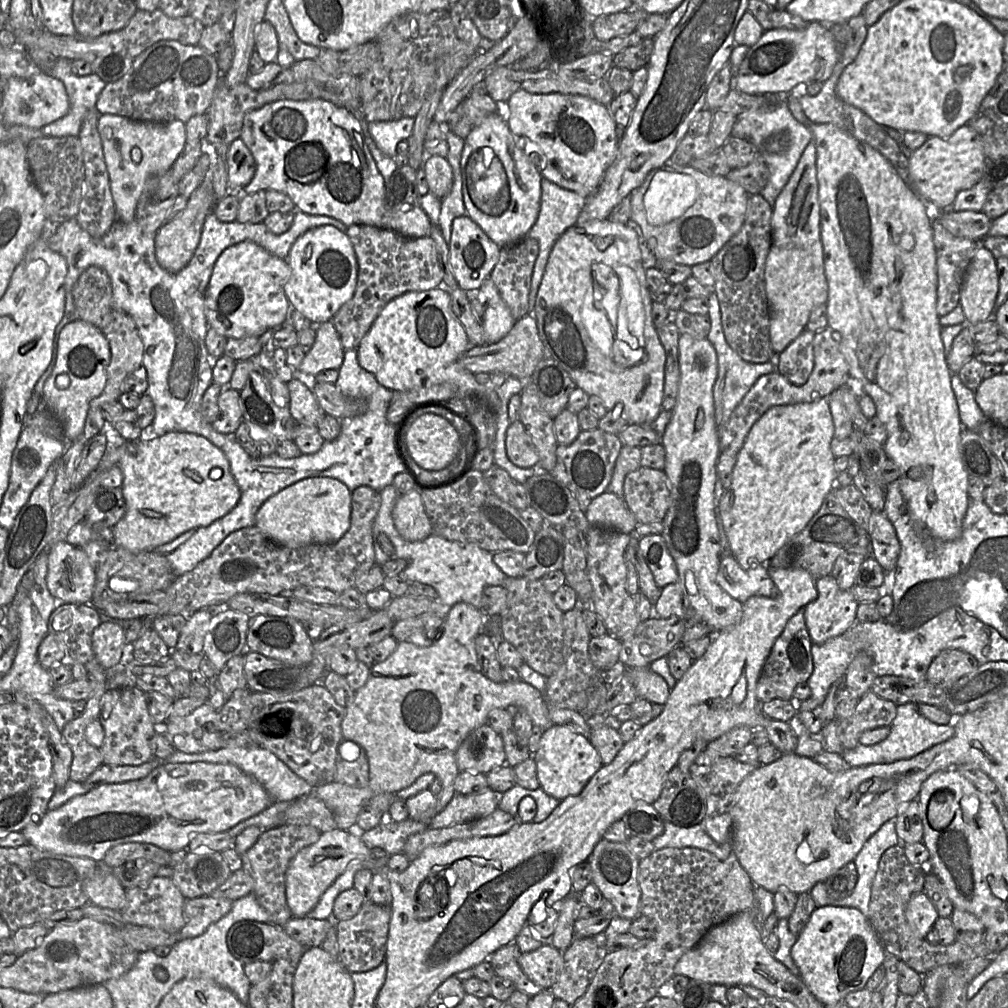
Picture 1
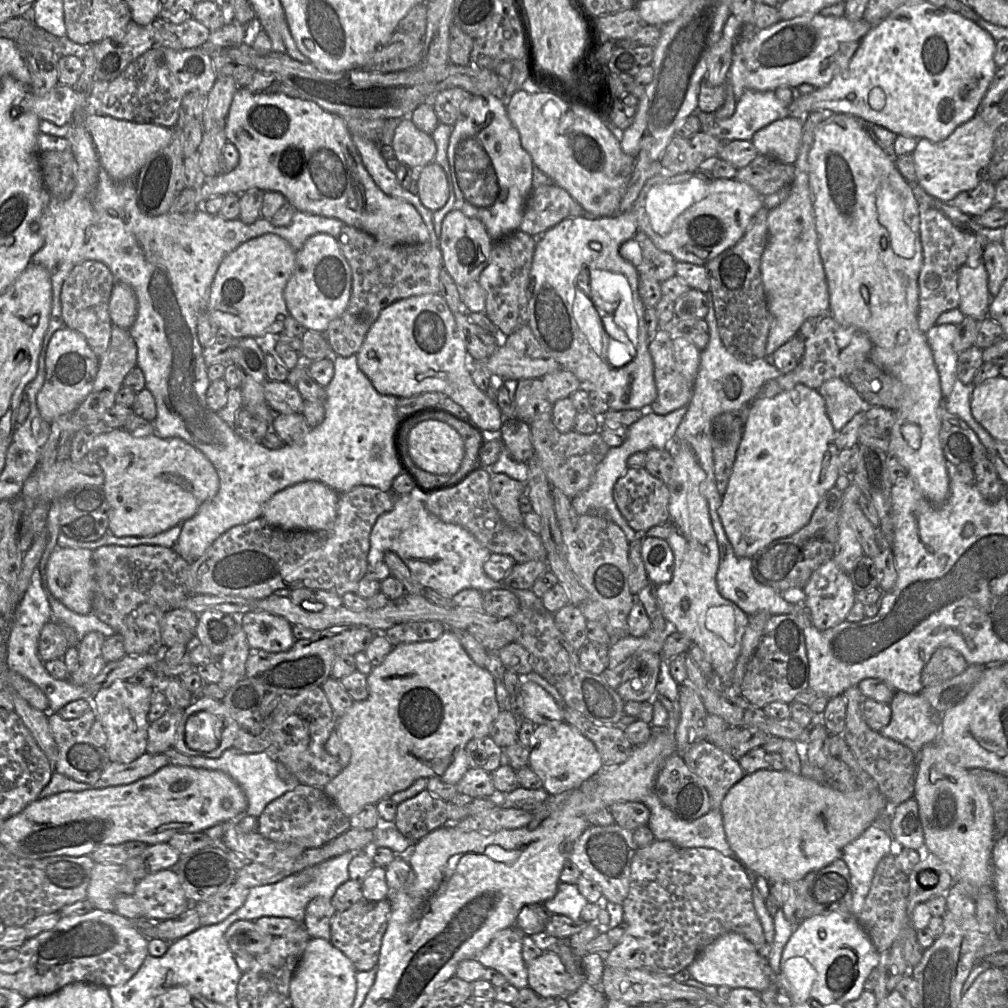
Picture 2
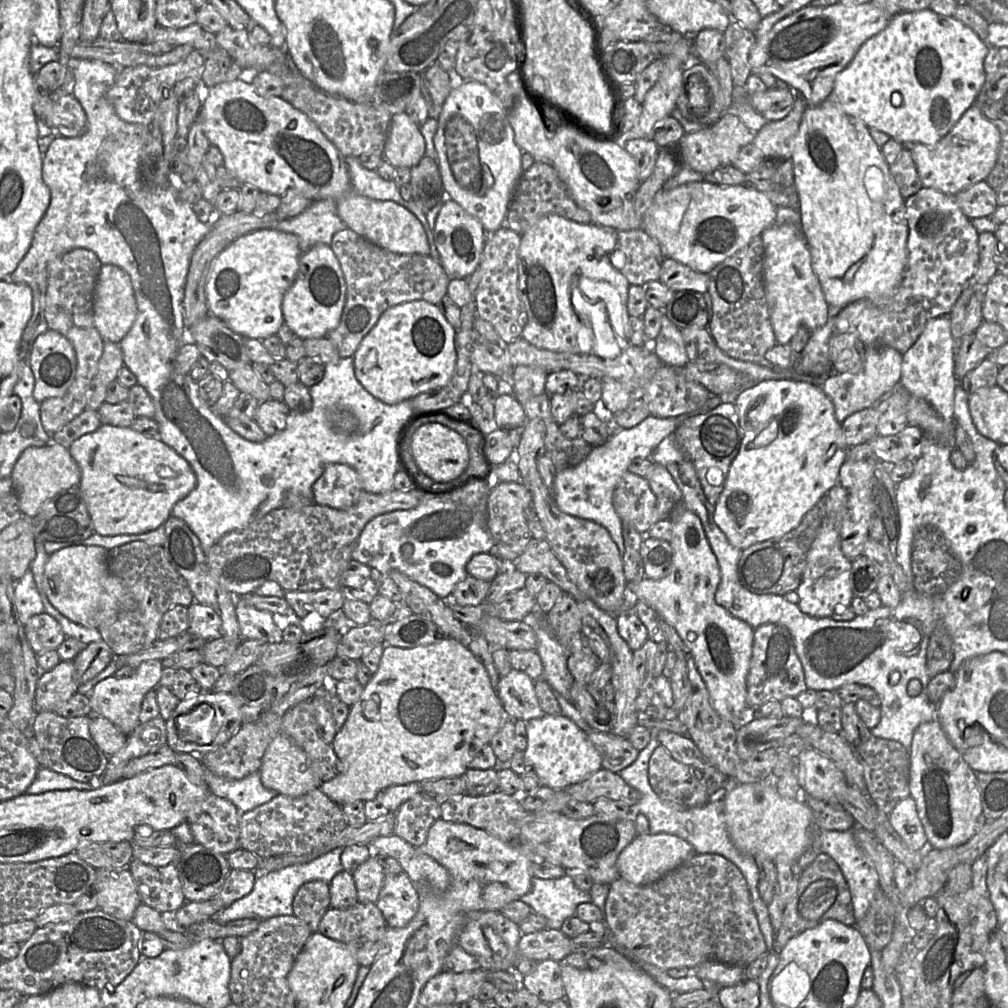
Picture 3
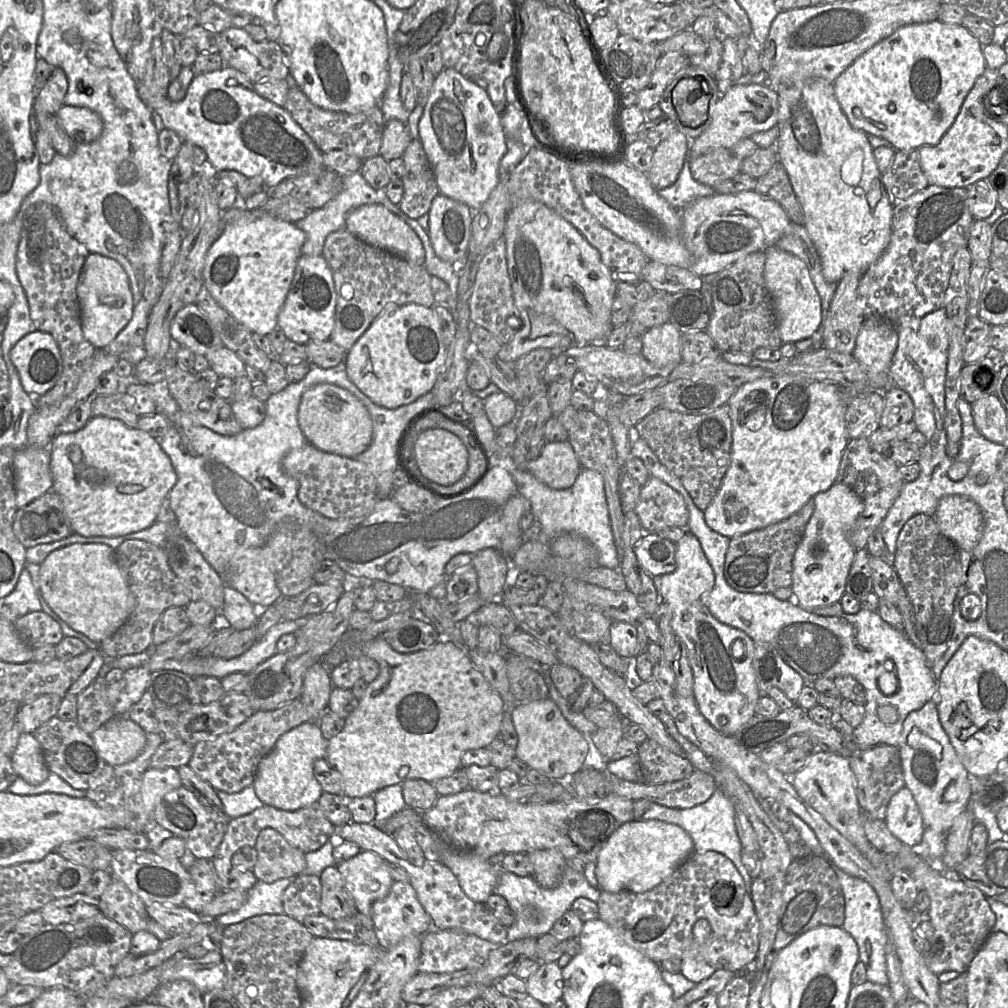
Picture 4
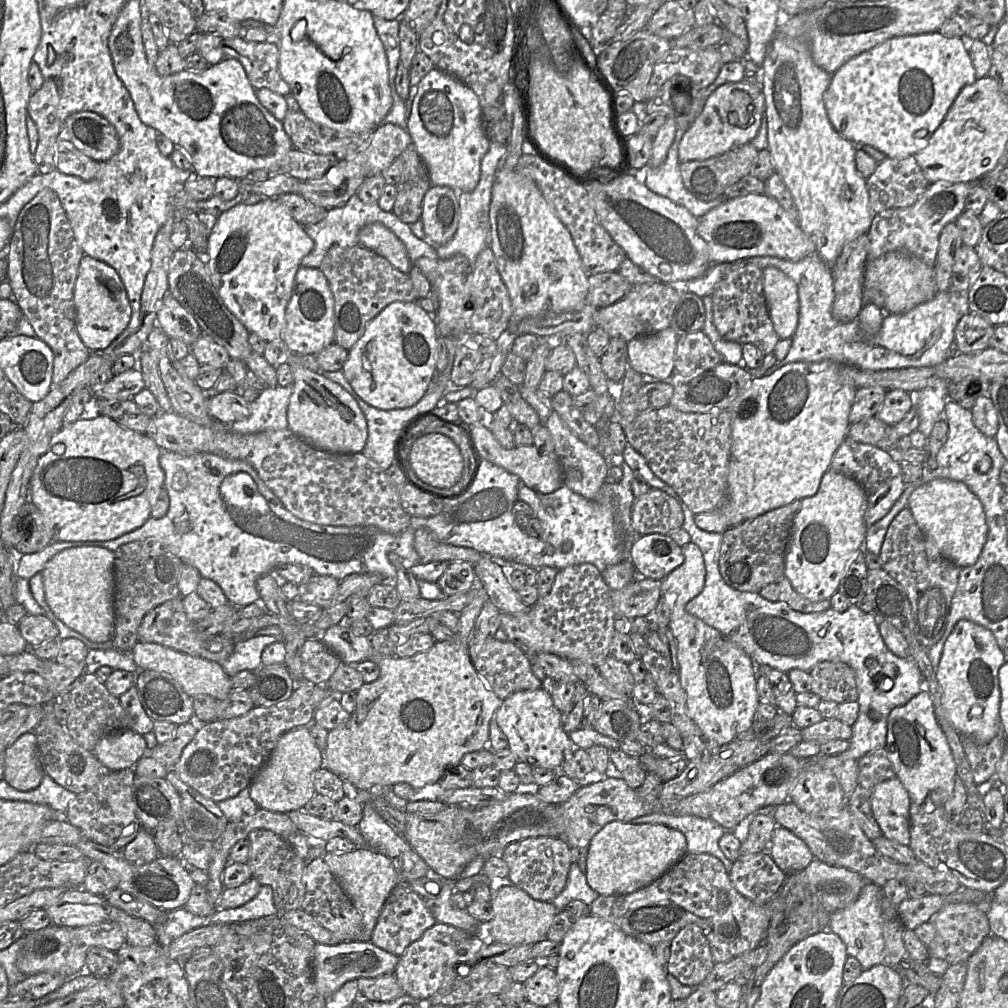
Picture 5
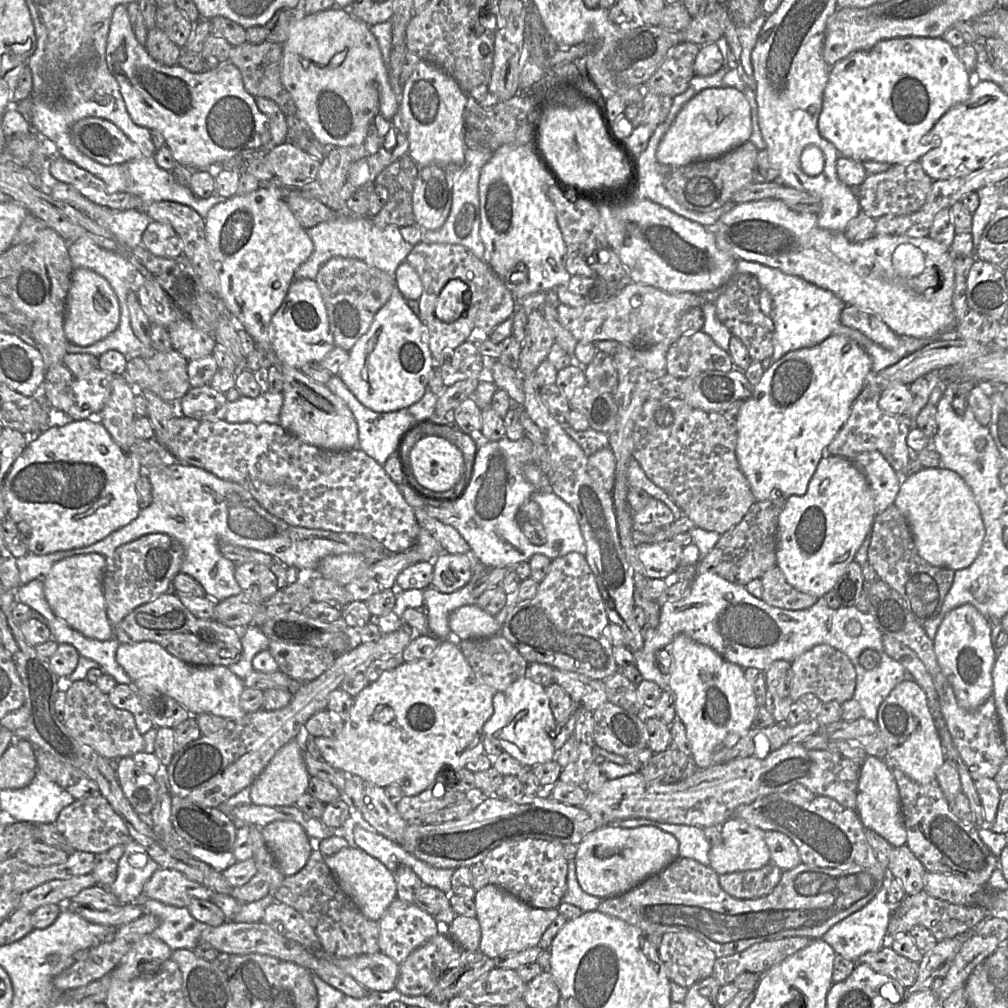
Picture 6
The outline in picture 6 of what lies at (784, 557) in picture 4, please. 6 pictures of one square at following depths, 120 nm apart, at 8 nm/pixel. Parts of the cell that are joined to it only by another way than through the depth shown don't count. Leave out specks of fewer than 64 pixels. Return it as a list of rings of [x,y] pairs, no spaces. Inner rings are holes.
[[[785,498],[756,501],[743,519],[722,534],[714,548],[695,565],[696,576],[710,572],[736,585],[745,586],[776,565],[777,523]]]

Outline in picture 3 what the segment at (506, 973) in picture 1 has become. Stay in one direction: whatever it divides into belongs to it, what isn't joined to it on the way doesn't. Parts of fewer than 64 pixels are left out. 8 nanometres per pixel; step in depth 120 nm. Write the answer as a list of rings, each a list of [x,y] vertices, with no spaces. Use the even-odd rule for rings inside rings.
[[[477,911],[470,914],[457,937],[457,944],[473,955],[479,961],[481,968],[489,971],[515,971],[518,961],[517,946],[522,935],[518,925],[500,911]]]

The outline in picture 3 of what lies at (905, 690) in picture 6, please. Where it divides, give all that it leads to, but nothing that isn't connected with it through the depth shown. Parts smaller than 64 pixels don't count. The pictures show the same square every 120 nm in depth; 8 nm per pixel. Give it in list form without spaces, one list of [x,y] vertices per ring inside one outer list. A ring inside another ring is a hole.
[[[937,718],[916,728],[909,754],[910,796],[916,803],[918,816],[930,846],[932,849],[947,849],[967,842],[979,830],[979,817],[982,815],[976,772],[964,762],[958,750],[948,740]]]

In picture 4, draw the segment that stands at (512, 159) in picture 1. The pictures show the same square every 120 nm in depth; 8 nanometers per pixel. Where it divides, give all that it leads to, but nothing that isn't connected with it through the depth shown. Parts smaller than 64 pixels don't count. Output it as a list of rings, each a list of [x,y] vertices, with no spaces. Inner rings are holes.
[[[444,69],[435,81],[419,121],[419,138],[432,167],[440,194],[479,209],[497,186],[500,162],[507,151],[501,115],[495,110],[487,92],[453,69]]]

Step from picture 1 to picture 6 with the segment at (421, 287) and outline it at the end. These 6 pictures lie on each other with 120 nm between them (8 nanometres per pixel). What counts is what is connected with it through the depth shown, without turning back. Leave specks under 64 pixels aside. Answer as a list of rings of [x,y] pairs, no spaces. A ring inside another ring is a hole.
[[[333,257],[319,270],[316,283],[329,318],[335,346],[351,350],[367,332],[377,311],[389,300],[395,286],[394,278],[362,260]]]

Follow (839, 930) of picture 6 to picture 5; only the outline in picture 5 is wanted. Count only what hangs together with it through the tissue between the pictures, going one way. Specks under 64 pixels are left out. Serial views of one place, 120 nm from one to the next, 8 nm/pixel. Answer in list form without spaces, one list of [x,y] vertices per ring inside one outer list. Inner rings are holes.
[[[867,883],[861,890],[858,898],[844,909],[831,914],[828,930],[838,935],[844,942],[847,954],[855,957],[863,970],[884,964],[886,946],[882,929],[881,899],[882,887],[874,883]]]

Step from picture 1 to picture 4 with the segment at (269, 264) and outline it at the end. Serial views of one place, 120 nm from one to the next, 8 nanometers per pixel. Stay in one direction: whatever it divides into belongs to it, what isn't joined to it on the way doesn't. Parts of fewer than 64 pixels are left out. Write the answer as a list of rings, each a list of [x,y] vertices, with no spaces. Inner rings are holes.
[[[262,217],[245,225],[227,225],[209,250],[203,271],[212,297],[253,334],[268,335],[278,328],[278,316],[291,289],[307,235],[296,224]]]

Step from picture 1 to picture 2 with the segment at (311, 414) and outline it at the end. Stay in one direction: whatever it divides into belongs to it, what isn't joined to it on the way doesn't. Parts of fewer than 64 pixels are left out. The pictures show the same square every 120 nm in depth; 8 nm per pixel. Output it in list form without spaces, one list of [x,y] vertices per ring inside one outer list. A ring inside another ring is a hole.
[[[267,381],[264,395],[275,413],[301,413],[305,400],[298,390],[286,381]]]

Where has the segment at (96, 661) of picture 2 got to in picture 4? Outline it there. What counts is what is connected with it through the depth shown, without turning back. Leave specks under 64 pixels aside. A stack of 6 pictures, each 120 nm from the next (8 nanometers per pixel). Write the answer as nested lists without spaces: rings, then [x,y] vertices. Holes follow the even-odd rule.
[[[44,694],[19,706],[16,722],[20,733],[33,733],[39,726],[57,716],[61,696]]]

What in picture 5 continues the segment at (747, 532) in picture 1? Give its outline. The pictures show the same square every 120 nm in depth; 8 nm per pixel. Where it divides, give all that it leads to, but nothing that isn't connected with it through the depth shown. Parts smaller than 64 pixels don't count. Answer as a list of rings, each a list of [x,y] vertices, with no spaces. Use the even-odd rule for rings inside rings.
[[[822,361],[815,363],[793,362],[782,366],[767,376],[759,378],[753,377],[751,383],[739,393],[728,409],[731,415],[731,449],[726,499],[718,509],[696,514],[694,521],[697,527],[707,532],[723,534],[728,529],[737,526],[746,520],[753,519],[768,511],[788,505],[796,500],[801,501],[806,497],[812,497],[817,493],[821,479],[824,473],[830,469],[833,455],[845,440],[848,428],[850,426],[849,414],[854,402],[857,388],[853,385],[851,380],[844,375],[843,365],[846,364],[833,361]]]

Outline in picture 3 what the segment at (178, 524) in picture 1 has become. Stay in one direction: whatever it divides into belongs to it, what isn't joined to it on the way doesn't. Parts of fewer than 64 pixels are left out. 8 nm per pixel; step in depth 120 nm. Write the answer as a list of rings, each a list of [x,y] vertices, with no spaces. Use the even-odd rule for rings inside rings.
[[[102,424],[96,431],[85,434],[74,441],[68,451],[81,470],[79,487],[83,492],[87,509],[93,523],[95,533],[103,536],[115,536],[124,534],[143,534],[153,531],[164,525],[172,513],[173,506],[182,498],[187,496],[196,486],[196,475],[189,463],[171,447],[167,446],[160,439],[147,437],[130,427],[118,427]]]

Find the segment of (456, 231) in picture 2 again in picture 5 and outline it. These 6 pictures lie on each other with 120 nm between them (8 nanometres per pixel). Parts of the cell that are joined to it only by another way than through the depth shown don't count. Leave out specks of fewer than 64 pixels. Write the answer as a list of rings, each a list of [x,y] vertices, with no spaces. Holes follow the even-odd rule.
[[[432,185],[423,199],[420,220],[425,241],[433,247],[447,244],[454,236],[460,219],[456,192],[448,186]]]

